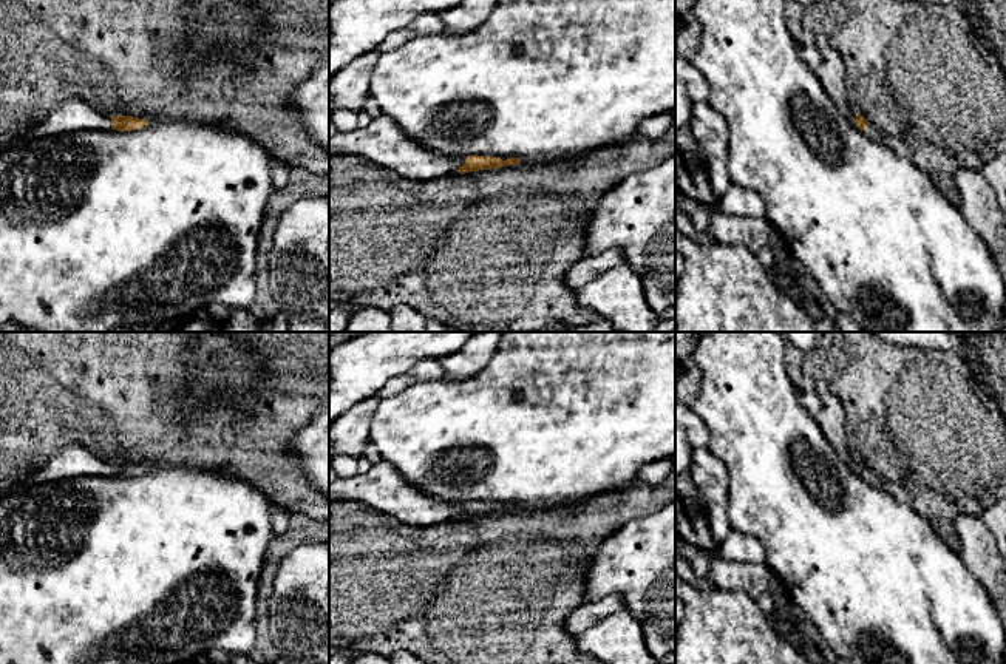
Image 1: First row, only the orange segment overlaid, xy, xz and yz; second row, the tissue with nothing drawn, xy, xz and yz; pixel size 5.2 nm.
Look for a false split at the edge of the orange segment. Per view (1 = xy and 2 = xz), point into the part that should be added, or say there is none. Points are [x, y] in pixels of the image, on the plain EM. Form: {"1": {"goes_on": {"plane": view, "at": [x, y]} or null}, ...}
{"1": {"goes_on": {"plane": "xy", "at": [71, 460]}}, "2": {"goes_on": {"plane": "xz", "at": [382, 487]}}}

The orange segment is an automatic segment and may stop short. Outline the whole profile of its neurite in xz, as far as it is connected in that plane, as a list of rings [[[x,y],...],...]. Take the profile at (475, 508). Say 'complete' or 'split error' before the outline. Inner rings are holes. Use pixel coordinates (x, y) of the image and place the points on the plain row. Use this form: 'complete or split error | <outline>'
split error | [[[389,462],[374,463],[365,474],[335,479],[329,483],[331,502],[360,502],[410,527],[434,527],[456,516],[493,516],[518,511],[519,503],[502,506],[493,502],[445,502],[410,483]]]

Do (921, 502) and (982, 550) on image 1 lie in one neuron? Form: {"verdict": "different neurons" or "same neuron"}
{"verdict": "different neurons"}

